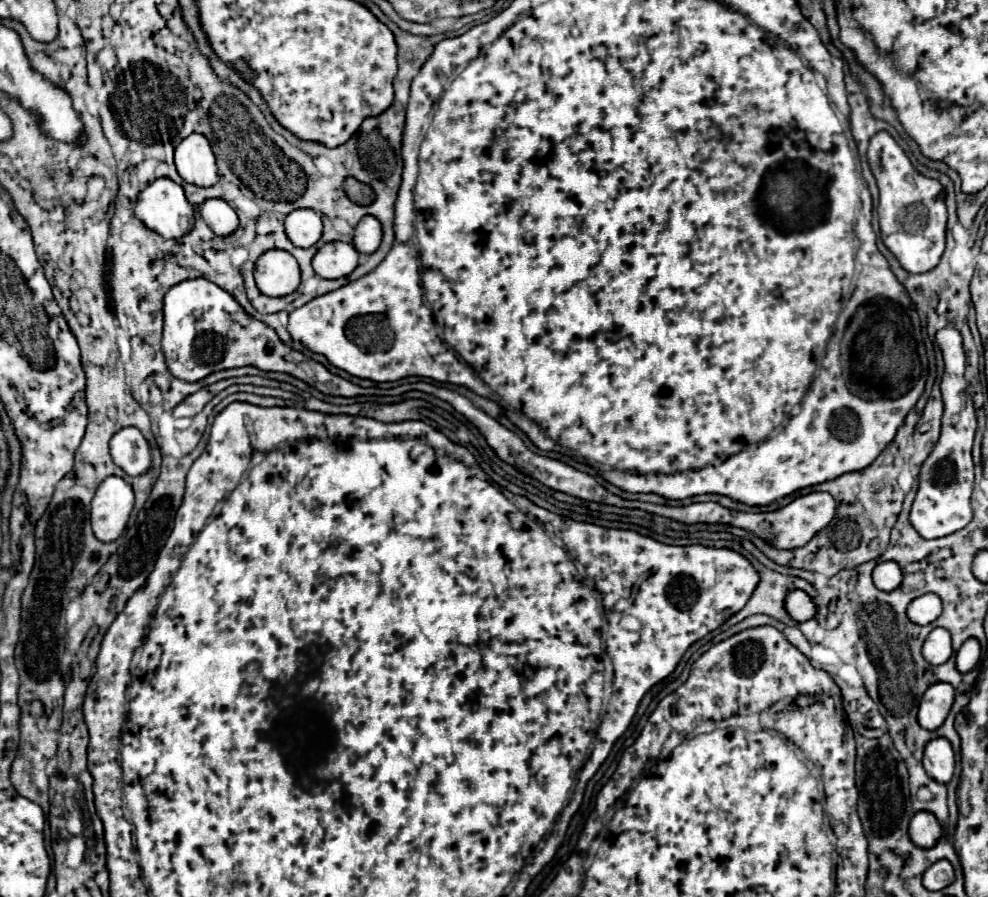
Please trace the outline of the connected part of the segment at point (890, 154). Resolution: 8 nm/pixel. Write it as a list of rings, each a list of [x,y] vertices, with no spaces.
[[[878,131],[870,139],[868,163],[880,189],[880,231],[884,245],[898,257],[900,265],[910,273],[926,273],[934,269],[944,253],[948,211],[940,181],[920,175],[910,163],[904,149],[888,131]]]

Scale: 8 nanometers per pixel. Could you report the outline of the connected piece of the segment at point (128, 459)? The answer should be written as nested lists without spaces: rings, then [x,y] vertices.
[[[136,427],[120,429],[110,441],[112,459],[128,475],[142,475],[150,469],[150,445]]]

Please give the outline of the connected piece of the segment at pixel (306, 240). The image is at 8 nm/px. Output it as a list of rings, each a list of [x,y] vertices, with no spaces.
[[[296,209],[286,217],[286,235],[296,247],[312,247],[322,237],[322,215],[314,209]]]

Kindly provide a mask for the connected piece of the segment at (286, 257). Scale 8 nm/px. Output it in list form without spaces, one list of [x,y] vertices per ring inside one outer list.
[[[270,249],[258,257],[254,277],[264,295],[284,297],[294,293],[300,285],[300,267],[288,251]]]

